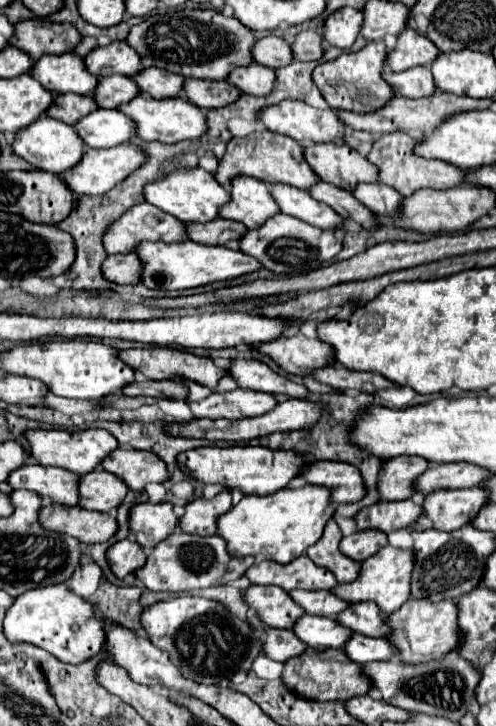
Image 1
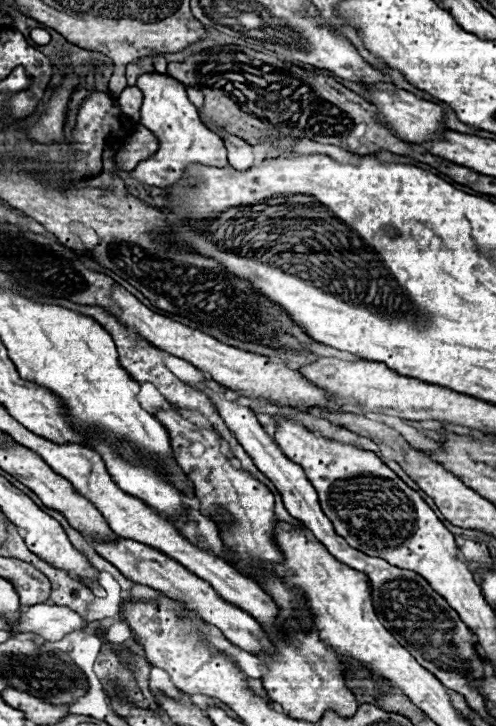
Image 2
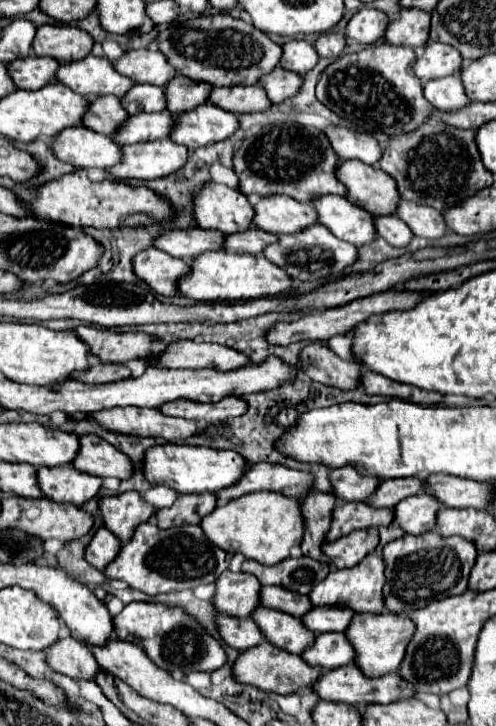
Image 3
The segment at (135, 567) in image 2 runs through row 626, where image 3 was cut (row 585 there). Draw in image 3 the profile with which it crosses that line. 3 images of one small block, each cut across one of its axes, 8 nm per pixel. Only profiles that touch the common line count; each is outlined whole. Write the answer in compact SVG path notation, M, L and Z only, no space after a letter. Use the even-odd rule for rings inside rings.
M226 570L216 580L214 606L222 614L246 618L260 606L260 588L262 584L254 576Z

